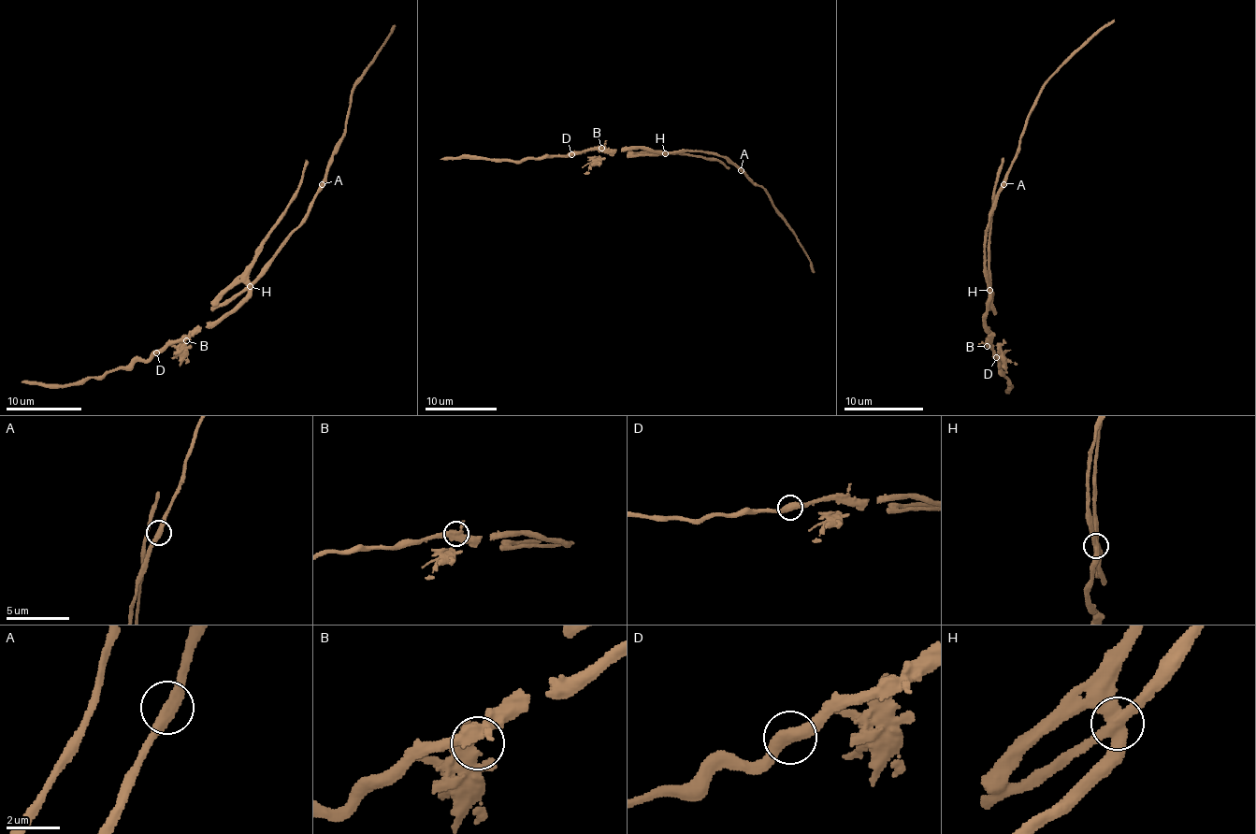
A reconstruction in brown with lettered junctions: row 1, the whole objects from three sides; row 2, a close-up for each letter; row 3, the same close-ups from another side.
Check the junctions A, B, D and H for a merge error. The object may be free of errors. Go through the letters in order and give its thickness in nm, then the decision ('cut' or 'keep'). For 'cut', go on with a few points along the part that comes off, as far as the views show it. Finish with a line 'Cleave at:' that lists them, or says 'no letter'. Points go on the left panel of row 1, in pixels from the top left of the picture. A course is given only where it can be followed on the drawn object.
A: 380 nm thick; keep
B: 400 nm thick; keep
D: 480 nm thick; keep
H: 400 nm thick; cut; foreign part runs (249, 286), (297, 225), (324, 178), (346, 121), (352, 89), (377, 56), (395, 25)
Cleave at: H

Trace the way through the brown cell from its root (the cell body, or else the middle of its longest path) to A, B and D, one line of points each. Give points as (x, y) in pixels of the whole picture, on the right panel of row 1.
A: (986, 260), (984, 230), (993, 210), (992, 203), (1003, 183)
B: (986, 260), (990, 297), (984, 319), (988, 332), (987, 346)
D: (986, 260), (990, 297), (984, 321), (996, 357)

